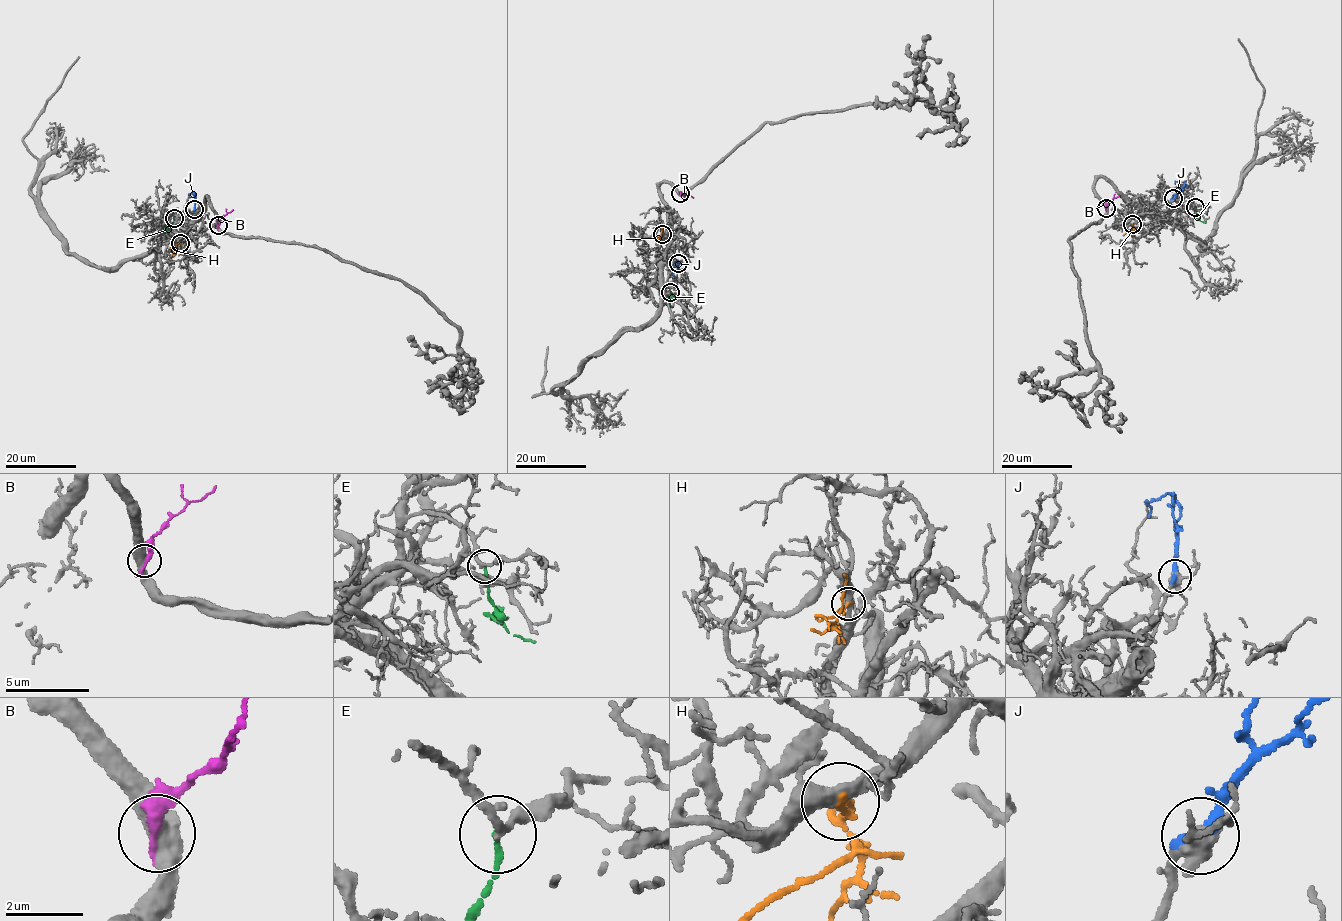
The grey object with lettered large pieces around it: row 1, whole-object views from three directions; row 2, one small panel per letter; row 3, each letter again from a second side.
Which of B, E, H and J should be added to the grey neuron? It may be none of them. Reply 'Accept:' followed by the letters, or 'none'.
Accept: E, J

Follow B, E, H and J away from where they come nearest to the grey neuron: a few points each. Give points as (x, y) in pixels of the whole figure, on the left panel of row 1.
B: (218, 225), (233, 209)
E: (173, 218), (172, 227), (165, 233)
H: (180, 243), (174, 247), (178, 256)
J: (194, 210), (195, 193), (189, 197)

